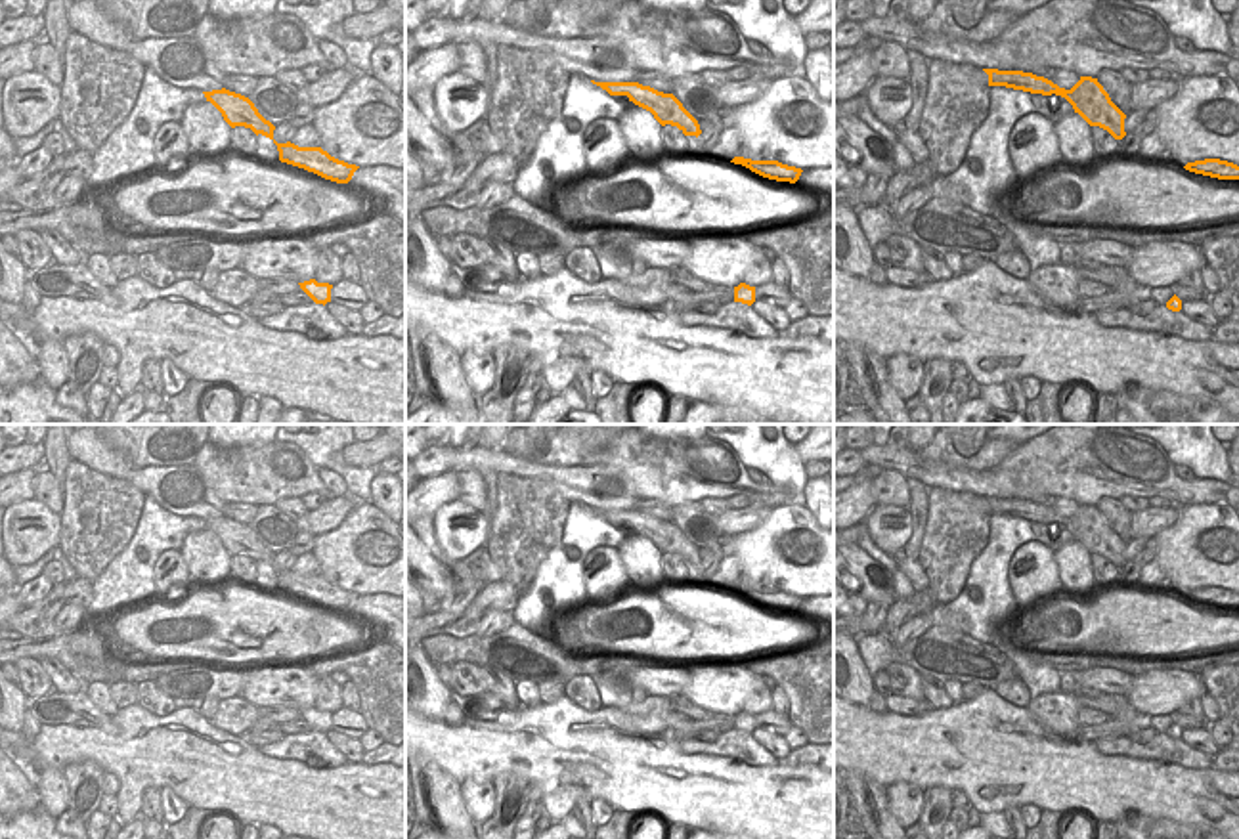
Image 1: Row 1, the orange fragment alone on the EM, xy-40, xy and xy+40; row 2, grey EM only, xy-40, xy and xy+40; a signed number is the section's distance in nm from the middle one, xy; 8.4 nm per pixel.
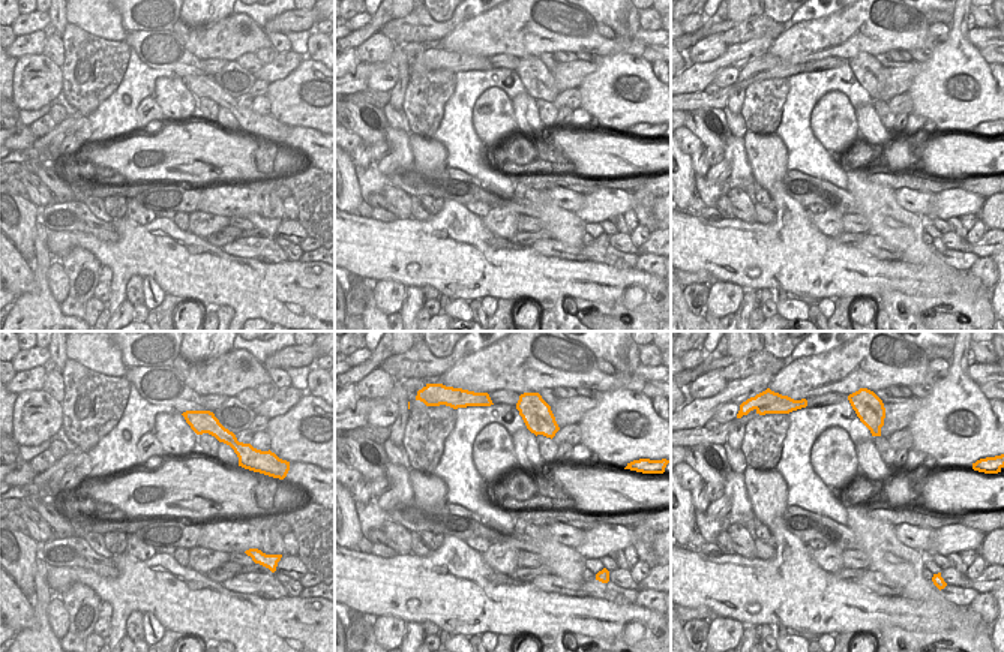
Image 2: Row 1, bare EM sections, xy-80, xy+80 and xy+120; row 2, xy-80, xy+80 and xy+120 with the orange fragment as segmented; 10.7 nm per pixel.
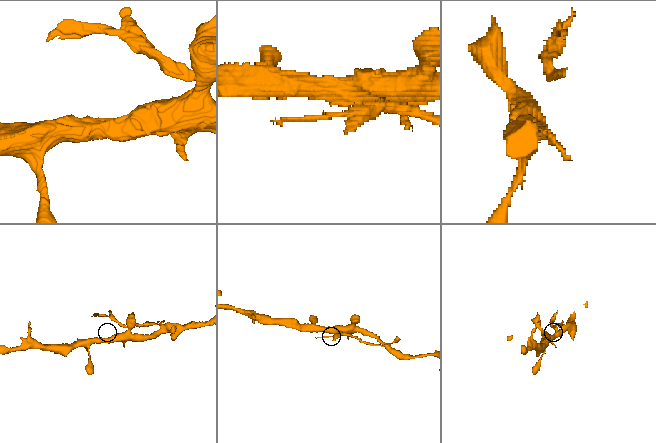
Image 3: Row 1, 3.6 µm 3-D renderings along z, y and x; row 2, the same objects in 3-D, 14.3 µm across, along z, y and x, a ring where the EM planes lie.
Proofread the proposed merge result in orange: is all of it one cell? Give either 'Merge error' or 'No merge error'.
Merge error

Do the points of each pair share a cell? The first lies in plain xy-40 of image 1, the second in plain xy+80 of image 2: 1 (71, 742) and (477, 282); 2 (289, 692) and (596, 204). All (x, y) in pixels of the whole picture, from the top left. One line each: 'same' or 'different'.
1: same
2: same

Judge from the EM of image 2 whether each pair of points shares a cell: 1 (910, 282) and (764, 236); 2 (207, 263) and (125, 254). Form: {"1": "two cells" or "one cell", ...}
{"1": "one cell", "2": "one cell"}

